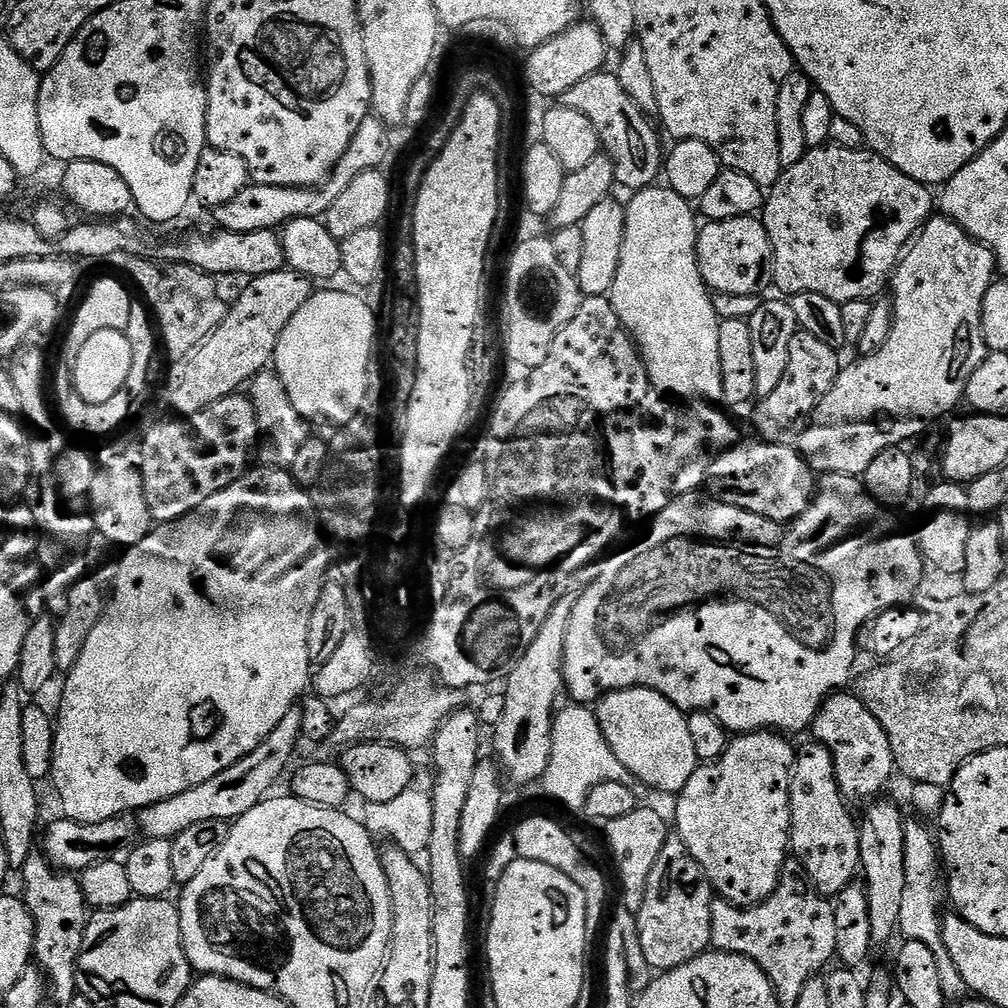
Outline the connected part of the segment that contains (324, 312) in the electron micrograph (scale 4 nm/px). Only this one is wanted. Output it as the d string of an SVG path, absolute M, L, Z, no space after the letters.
M313 291L312 297L290 318L290 326L282 330L282 338L278 338L274 371L282 386L286 386L286 394L290 394L290 402L294 402L294 410L302 414L309 422L329 420L332 426L350 422L354 414L360 412L362 398L366 398L369 390L368 367L374 358L372 343L376 340L376 316L372 308L364 300L359 300L351 291L320 292Z

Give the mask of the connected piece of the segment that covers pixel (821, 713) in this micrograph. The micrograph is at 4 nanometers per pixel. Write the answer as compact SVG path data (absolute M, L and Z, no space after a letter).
M848 690L833 692L825 700L812 720L810 735L815 743L830 750L830 758L834 758L836 781L845 801L864 806L883 793L880 791L887 786L892 772L894 776L896 759L890 750L890 738L886 738L886 730L882 730L878 718L870 714L859 695L852 693L851 696L850 693Z

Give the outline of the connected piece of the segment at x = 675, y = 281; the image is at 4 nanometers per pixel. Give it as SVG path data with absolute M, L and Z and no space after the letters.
M667 186L643 188L631 199L632 201L627 201L624 214L624 245L618 278L614 278L610 293L620 325L631 336L644 361L644 369L648 372L650 382L660 393L672 398L685 396L683 399L688 402L723 401L722 362L718 362L718 330L721 319L714 310L713 293L698 270L697 213L689 201L683 200L674 189Z

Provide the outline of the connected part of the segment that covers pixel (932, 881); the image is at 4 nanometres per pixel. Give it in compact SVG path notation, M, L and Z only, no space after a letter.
M912 818L904 821L904 845L906 846L906 891L902 893L902 914L900 915L899 935L904 940L917 940L922 946L930 946L938 965L938 978L942 981L945 1001L959 1002L965 999L968 987L962 982L962 974L958 974L958 966L950 959L950 950L946 950L946 942L942 942L942 911L940 907L946 904L946 888L942 883L942 857L938 847L937 837L924 824Z

